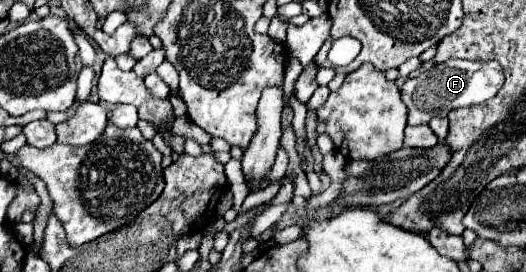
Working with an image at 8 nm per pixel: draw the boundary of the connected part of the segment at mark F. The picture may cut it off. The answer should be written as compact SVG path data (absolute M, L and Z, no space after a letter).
M448 60L420 72L416 78L408 78L402 86L402 100L408 106L408 124L426 124L436 116L446 116L450 110L482 104L496 96L504 84L502 66L498 62L472 62L472 60Z

